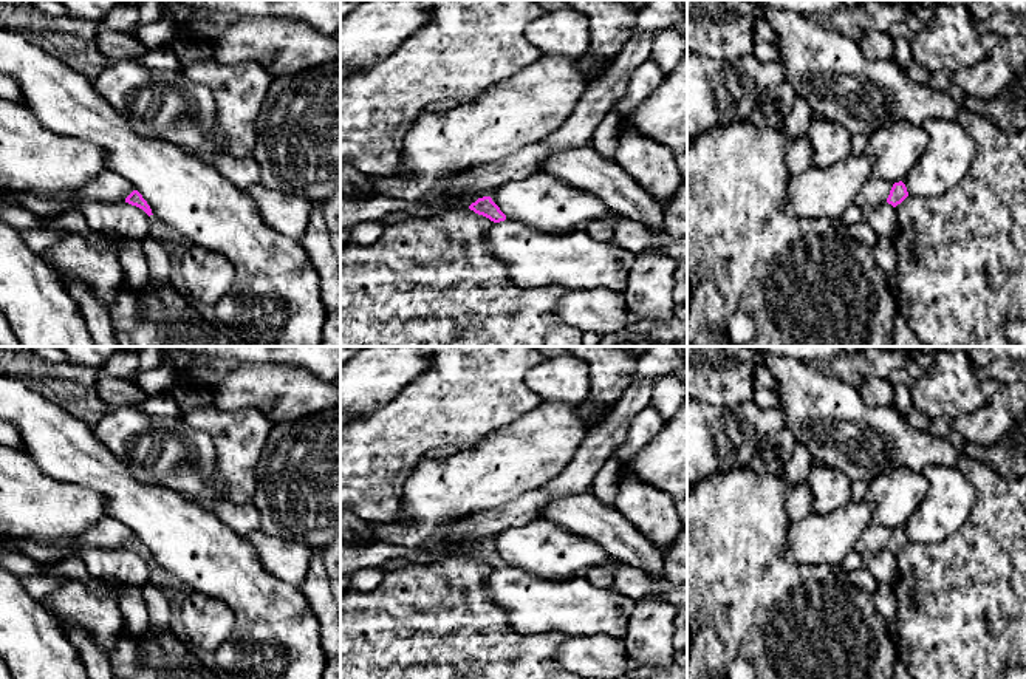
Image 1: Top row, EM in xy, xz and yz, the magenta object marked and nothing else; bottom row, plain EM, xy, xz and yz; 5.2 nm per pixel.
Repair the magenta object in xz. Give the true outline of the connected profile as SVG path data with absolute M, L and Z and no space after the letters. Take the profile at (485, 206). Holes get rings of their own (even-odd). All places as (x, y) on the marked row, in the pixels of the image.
M491 196L478 198L475 203L469 206L478 215L489 218L494 223L500 223L506 220L506 215L500 210L500 207L492 201Z

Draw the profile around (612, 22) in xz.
M562 0L587 15L590 22L590 53L597 62L593 77L599 77L633 37L639 11L619 0Z

